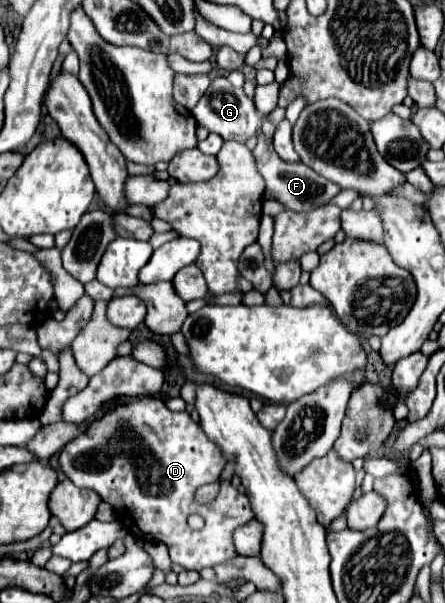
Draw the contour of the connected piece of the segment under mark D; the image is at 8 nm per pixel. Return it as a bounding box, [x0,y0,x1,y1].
[58,398,254,570]

